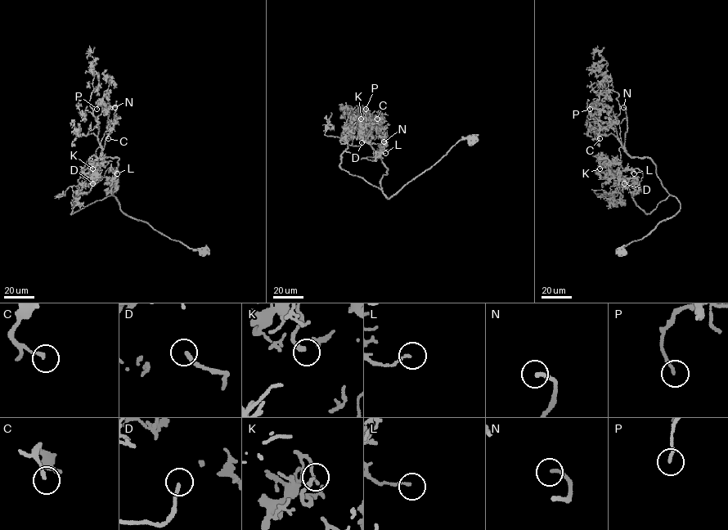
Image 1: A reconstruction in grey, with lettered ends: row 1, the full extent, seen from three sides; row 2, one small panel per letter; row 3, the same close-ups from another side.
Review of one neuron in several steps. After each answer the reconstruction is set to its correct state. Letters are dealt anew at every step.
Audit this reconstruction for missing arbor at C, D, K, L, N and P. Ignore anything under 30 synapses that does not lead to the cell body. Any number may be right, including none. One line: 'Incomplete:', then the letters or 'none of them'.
Incomplete: D, N

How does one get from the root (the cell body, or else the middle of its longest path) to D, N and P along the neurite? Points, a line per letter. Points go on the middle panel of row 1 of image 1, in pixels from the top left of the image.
D: (471, 139), (460, 140), (389, 199), (340, 167), (348, 144), (361, 142)
N: (471, 139), (460, 140), (438, 161), (389, 199), (380, 183), (388, 169), (370, 145), (383, 145), (384, 141)
P: (471, 139), (460, 140), (388, 199), (380, 183), (388, 169), (367, 138), (370, 114), (366, 109)

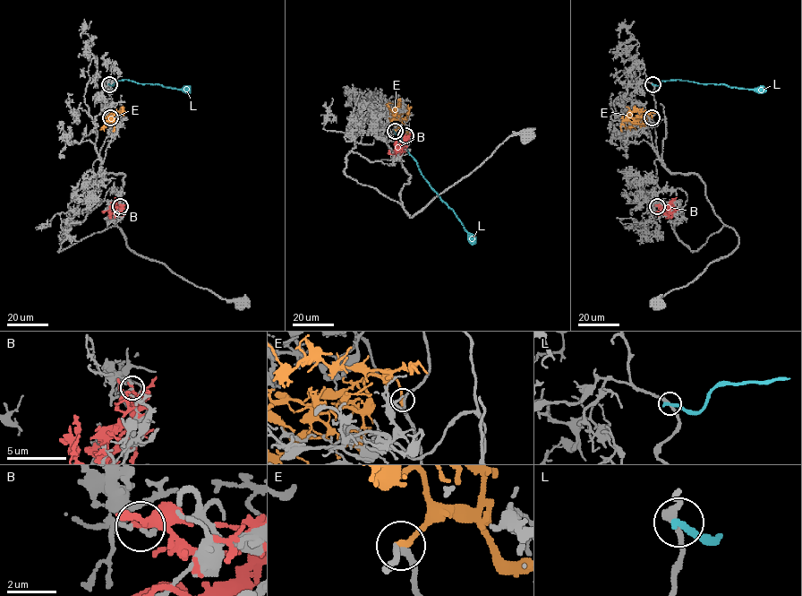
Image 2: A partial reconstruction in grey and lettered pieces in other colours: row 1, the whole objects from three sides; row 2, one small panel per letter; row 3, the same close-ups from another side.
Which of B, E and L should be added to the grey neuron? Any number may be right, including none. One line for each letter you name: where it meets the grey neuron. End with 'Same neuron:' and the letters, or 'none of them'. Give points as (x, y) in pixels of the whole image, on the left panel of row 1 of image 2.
E: meets grey at (110, 117)
Same neuron: E

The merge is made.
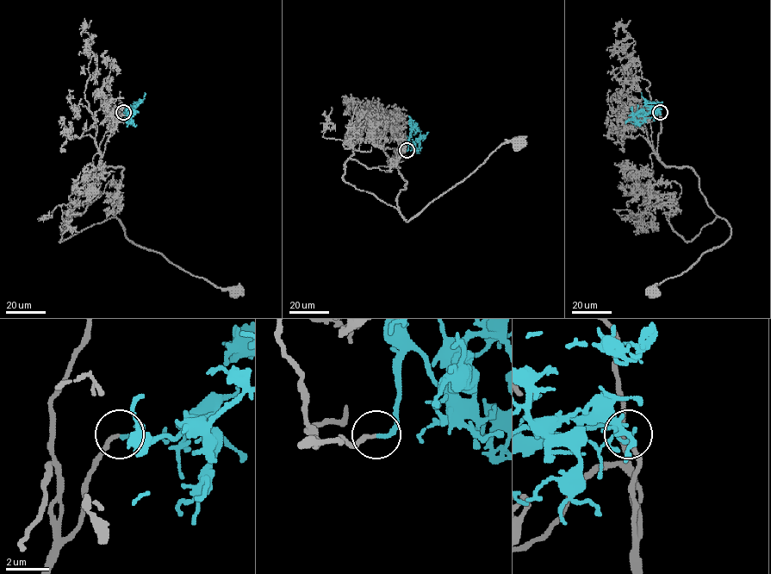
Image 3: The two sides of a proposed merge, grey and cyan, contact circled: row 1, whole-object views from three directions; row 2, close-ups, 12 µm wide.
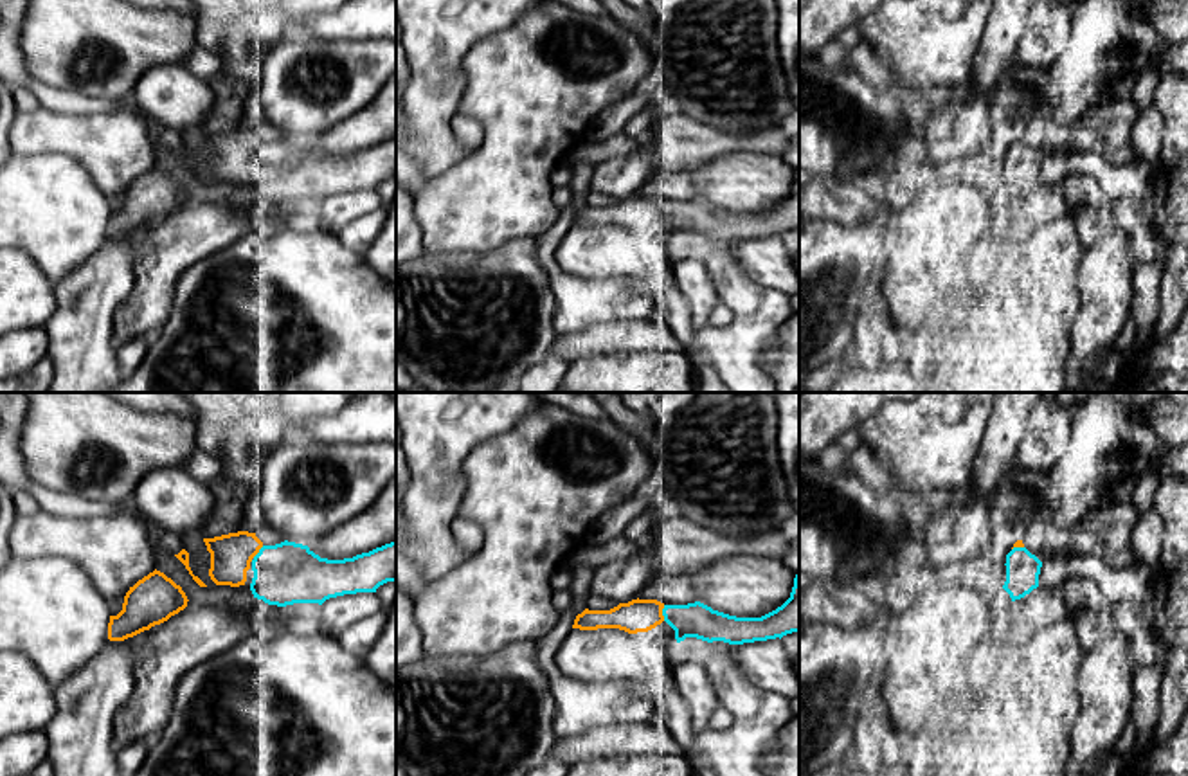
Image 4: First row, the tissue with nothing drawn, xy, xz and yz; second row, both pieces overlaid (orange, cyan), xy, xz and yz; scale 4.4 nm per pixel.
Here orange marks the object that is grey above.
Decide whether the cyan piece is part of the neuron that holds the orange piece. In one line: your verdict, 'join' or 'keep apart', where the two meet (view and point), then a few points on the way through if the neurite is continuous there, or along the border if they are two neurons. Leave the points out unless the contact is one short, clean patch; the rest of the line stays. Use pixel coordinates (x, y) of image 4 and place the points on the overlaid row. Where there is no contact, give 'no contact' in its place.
join; contact xz (661, 613)

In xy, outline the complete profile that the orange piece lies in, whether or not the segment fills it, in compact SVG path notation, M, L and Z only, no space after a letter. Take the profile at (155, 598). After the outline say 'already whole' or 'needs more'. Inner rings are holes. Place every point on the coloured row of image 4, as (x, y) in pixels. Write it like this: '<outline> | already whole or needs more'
M155 569L130 587L122 610L117 616L110 616L108 639L124 641L149 630L184 610L187 601L182 587Z | already whole

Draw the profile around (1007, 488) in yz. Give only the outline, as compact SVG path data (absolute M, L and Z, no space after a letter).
M1012 470L1001 477L997 493L1001 497L999 517L1013 520L1013 513L1010 511L1010 508L1017 502L1021 486L1015 484Z

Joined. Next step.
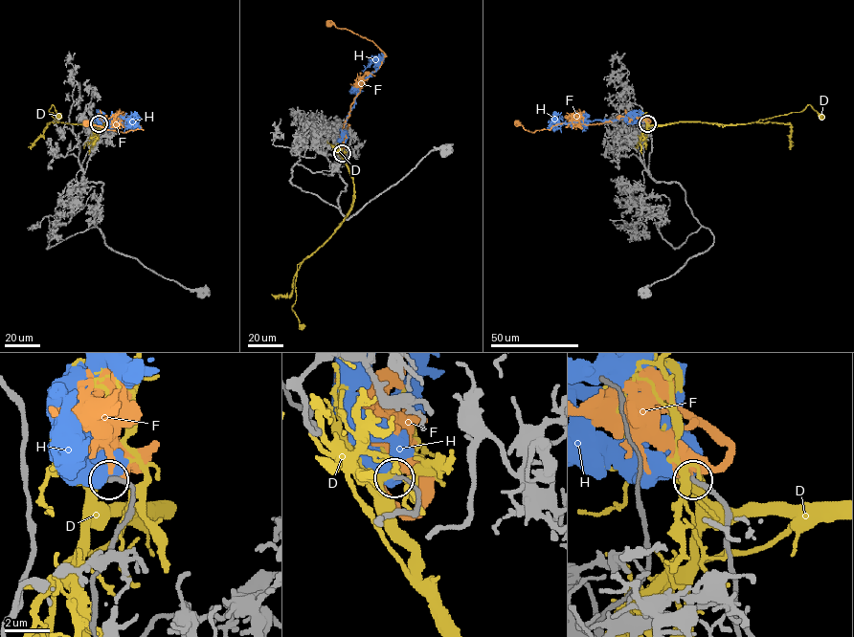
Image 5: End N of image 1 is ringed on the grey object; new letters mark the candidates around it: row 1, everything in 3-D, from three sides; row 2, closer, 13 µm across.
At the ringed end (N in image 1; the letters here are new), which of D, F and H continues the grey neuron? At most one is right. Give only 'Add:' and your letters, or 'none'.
Add: none

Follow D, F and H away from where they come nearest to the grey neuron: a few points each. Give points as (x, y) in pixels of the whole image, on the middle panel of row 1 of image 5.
D: (342, 153), (352, 181), (352, 206), (335, 231), (297, 265), (296, 298), (292, 309), (303, 328)
F: (343, 153), (338, 140), (351, 103), (361, 84), (379, 66), (385, 54), (372, 42), (329, 22)
H: (342, 153), (338, 137), (353, 106), (358, 85), (381, 62), (371, 60), (362, 71)

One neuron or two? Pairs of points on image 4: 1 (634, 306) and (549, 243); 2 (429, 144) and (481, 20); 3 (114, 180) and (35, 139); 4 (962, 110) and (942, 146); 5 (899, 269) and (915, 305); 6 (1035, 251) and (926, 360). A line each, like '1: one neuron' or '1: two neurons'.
1: one neuron
2: one neuron
3: one neuron
4: one neuron
5: one neuron
6: one neuron

